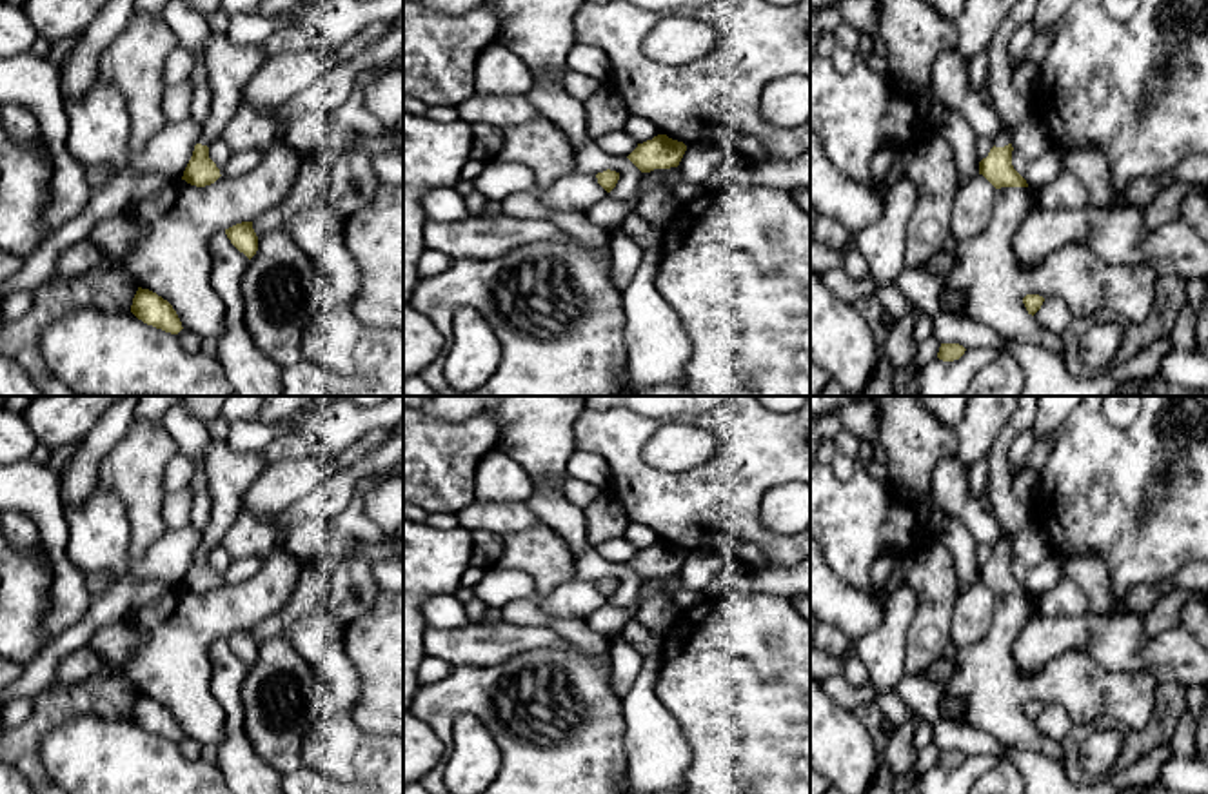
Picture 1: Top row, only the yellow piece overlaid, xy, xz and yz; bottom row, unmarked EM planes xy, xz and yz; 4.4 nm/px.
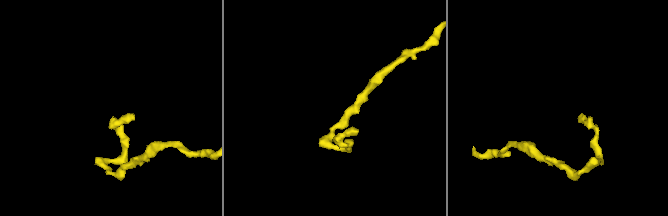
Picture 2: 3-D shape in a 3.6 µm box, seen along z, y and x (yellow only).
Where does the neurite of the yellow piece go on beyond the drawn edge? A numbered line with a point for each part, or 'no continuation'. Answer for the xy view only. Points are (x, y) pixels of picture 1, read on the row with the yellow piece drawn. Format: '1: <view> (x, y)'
1: xy (229, 66)

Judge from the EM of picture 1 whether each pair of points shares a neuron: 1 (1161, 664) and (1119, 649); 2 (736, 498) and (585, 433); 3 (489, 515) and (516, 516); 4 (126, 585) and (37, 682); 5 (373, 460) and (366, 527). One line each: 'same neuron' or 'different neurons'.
1: same neuron
2: same neuron
3: same neuron
4: same neuron
5: different neurons

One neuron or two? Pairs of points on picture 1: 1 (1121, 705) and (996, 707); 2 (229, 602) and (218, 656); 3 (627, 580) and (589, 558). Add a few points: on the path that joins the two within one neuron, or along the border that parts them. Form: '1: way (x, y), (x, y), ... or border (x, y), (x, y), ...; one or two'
1: way (1092, 687), (1027, 687); one
2: border (224, 636), (218, 636), (207, 649), (213, 680); two
3: way (618, 571), (598, 567); one

